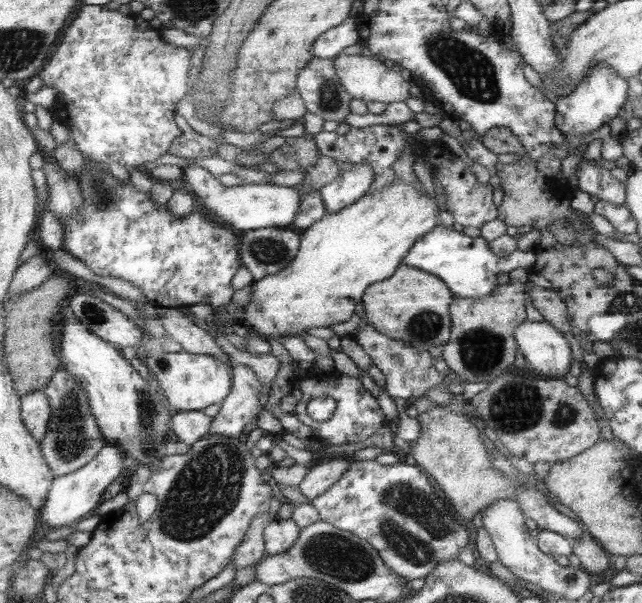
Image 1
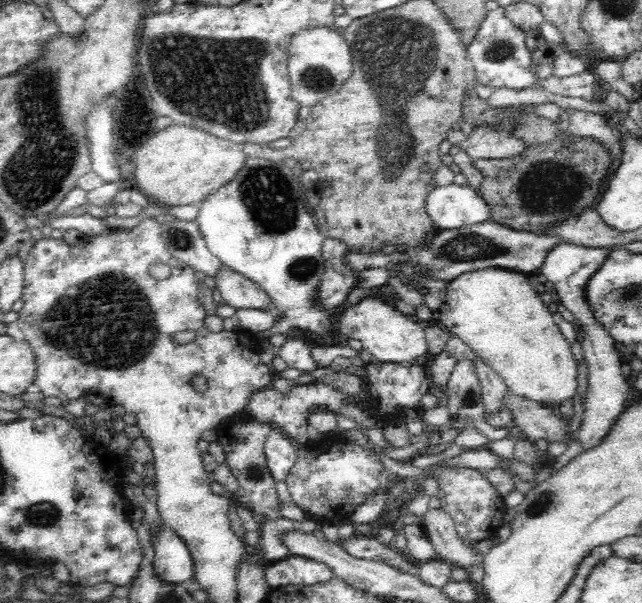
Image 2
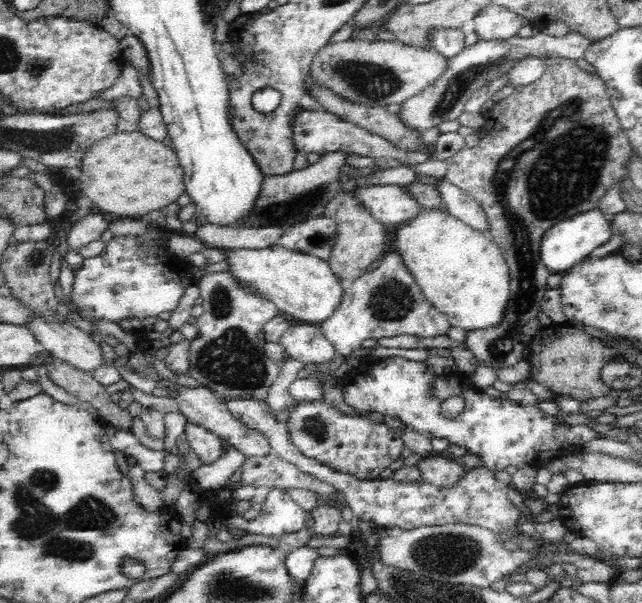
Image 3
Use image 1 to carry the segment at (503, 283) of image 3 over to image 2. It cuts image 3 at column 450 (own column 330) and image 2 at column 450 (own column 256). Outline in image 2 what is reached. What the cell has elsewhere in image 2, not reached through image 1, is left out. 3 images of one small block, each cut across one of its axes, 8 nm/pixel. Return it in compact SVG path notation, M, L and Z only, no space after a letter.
M478 270L472 274L462 274L448 286L448 302L438 310L438 324L442 324L454 336L460 336L478 356L482 356L490 366L504 378L510 392L522 398L540 402L544 408L552 410L562 406L564 400L574 398L578 392L578 362L572 354L568 340L562 336L560 328L554 324L554 316L542 302L540 294L534 290L534 278L528 274L518 274L510 270Z

